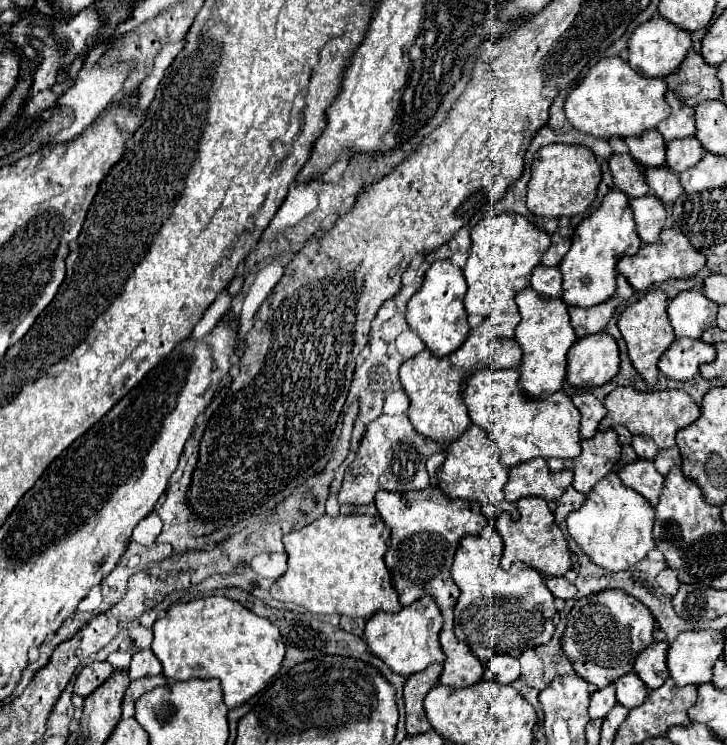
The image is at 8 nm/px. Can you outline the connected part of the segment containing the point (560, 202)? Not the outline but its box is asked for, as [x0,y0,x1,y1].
[527,144,601,218]

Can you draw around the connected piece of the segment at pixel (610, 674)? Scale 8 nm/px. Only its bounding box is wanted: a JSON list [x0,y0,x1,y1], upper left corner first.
[561,588,655,710]

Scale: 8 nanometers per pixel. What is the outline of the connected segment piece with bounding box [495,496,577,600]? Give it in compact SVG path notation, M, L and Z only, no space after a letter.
M527 496L517 502L517 510L521 514L521 518L517 522L511 520L511 516L507 512L501 512L495 522L499 534L503 536L503 544L505 544L501 566L507 570L513 562L523 562L525 566L535 568L545 578L549 578L547 588L553 592L555 598L561 598L561 600L573 598L577 592L575 584L571 584L565 578L551 578L551 576L563 576L565 572L571 570L571 552L569 552L569 546L567 546L567 540L565 540L561 528L555 524L553 512L549 510L547 502L537 496Z

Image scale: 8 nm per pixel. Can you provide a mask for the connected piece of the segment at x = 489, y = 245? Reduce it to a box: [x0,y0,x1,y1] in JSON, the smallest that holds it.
[463,214,551,338]

